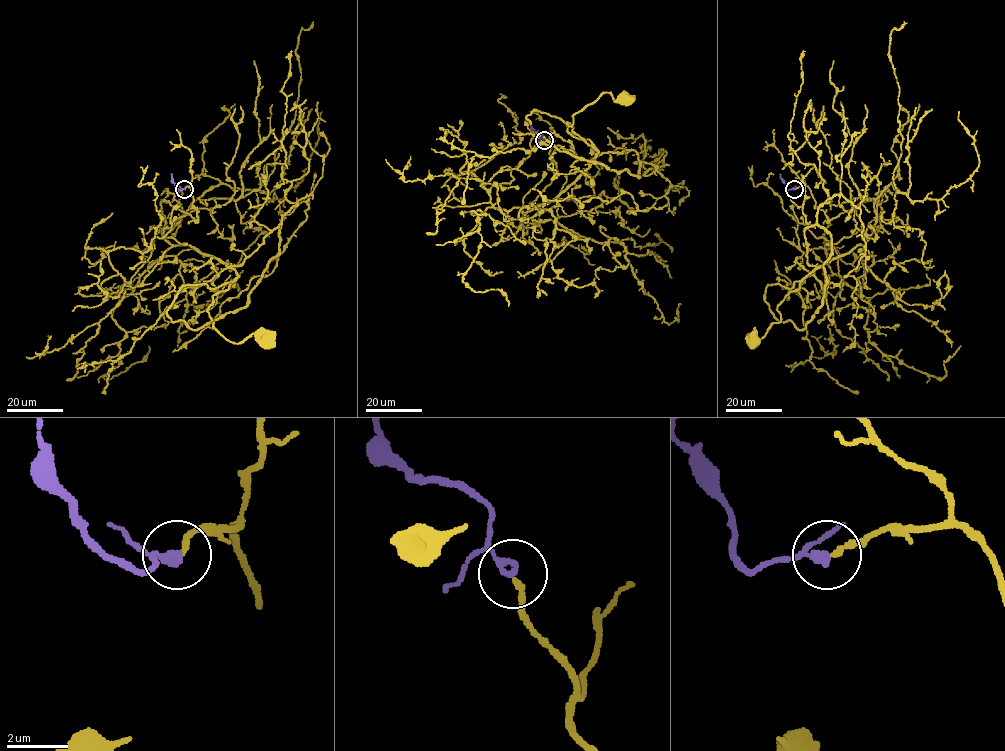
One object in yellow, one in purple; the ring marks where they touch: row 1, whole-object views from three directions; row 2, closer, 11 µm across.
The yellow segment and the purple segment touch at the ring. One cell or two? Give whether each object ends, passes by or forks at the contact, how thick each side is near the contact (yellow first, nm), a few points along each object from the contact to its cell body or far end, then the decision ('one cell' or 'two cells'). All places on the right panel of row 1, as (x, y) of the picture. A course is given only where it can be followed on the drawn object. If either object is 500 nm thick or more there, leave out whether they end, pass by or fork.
yellow ends; purple ends; calibres 170 and 280 nm; course yellow (794, 189), (807, 186), (831, 220), (867, 201), (881, 211), (863, 245), (811, 271), (753, 340); course purple (794, 189), (786, 189), (780, 174); one cell

